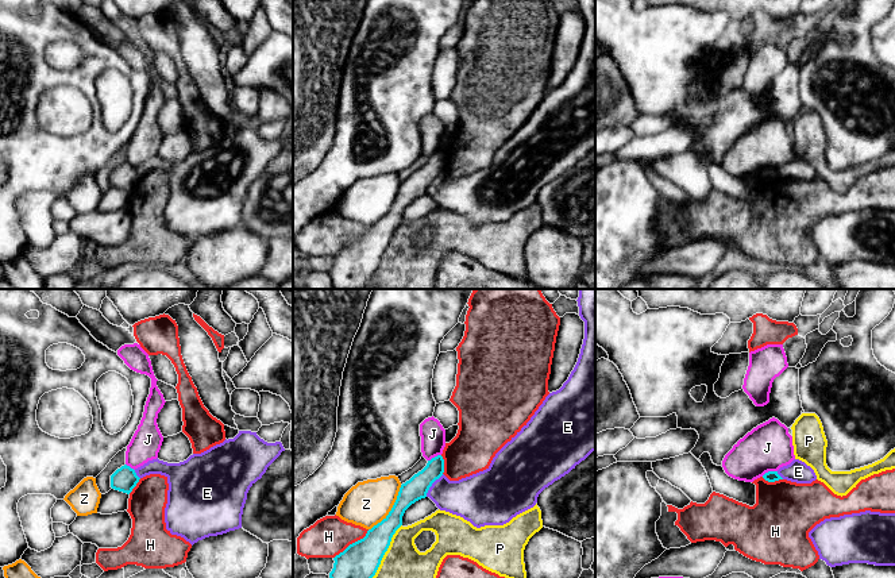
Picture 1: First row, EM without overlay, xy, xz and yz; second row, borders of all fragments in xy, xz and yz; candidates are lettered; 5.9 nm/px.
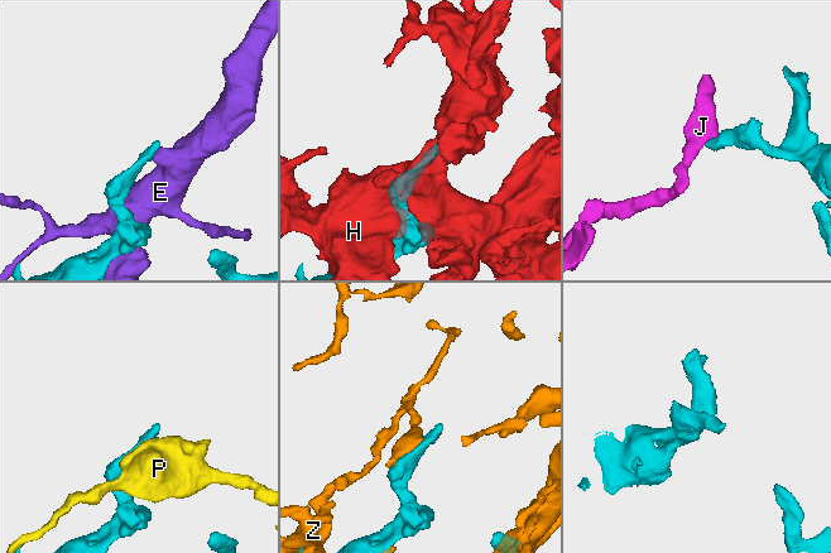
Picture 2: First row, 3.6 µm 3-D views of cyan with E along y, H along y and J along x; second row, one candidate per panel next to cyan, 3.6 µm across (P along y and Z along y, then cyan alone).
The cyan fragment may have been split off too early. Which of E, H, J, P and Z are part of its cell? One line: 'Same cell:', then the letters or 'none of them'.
Same cell: none of them

